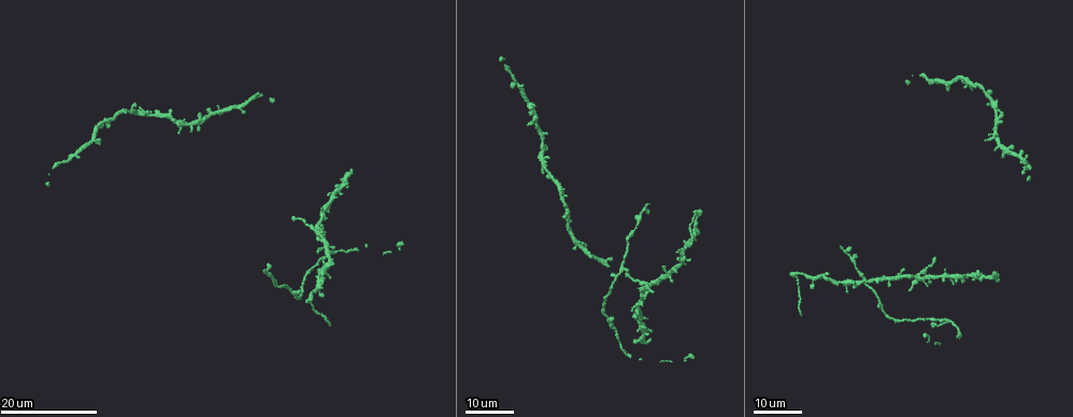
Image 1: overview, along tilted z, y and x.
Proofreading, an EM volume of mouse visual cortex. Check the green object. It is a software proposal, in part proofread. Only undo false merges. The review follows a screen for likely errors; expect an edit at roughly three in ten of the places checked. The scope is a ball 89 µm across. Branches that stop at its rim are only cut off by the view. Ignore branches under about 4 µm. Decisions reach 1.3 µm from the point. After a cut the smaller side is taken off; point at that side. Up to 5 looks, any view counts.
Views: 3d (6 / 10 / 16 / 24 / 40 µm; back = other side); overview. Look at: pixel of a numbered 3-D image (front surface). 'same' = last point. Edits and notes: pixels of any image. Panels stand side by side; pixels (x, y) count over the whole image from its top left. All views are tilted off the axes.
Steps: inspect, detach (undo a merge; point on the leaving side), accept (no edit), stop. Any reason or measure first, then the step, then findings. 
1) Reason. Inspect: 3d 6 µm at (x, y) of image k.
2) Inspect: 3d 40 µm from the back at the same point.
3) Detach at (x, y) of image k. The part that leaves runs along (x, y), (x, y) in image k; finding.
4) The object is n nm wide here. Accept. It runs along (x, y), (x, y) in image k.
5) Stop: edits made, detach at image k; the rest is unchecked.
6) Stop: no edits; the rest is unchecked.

Four arms meet. Inspect: 3d 16 µm at (916, 277) of image 1.

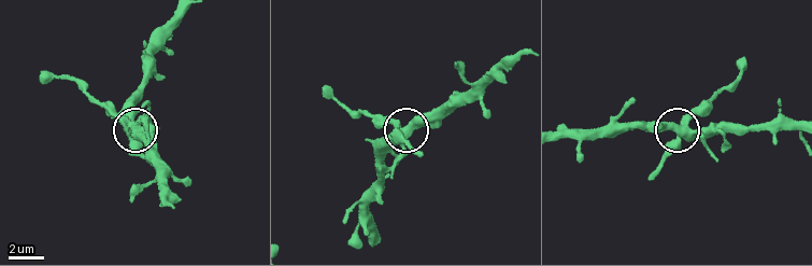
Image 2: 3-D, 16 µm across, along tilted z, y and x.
Inspect: 3d 10 µm at (127, 130) of image 2.

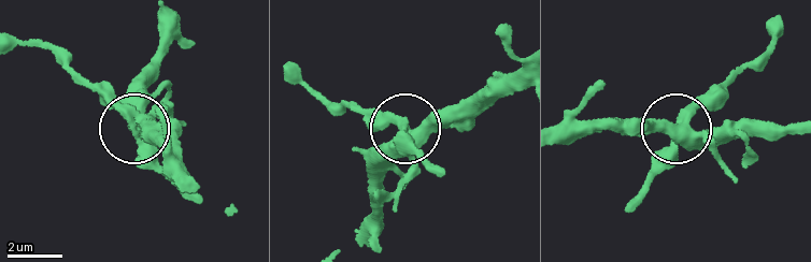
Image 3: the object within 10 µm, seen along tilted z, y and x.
Detach at (109, 91) of image 3. The part that leaves runs along (130, 124), (112, 101), (77, 84), (50, 48), (19, 45) in image 3; a second neuron is stuck on.

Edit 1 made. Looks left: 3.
Inspect: overview.

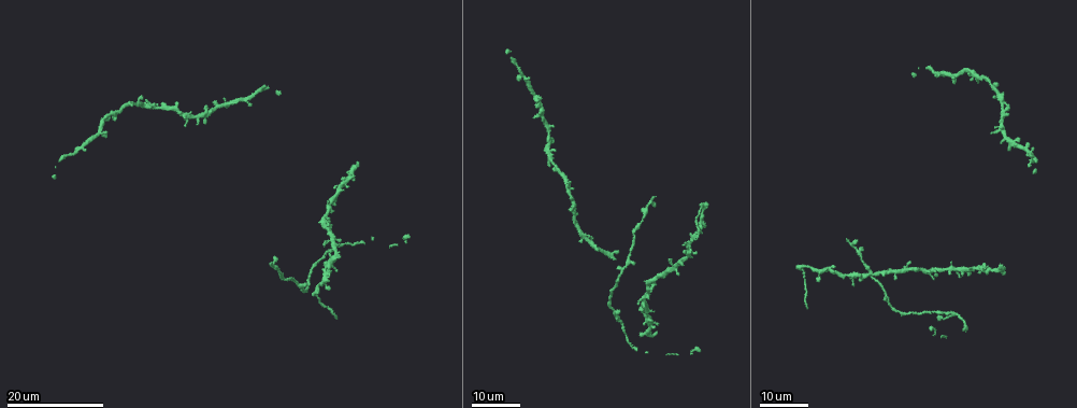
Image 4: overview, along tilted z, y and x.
Branch point. Inspect: 3d 24 µm at (643, 297) of image 4.

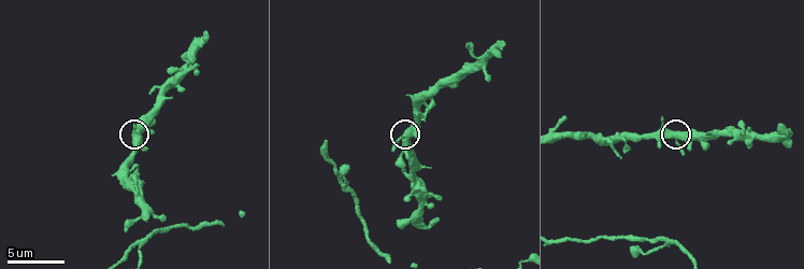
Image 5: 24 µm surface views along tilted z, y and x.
Zoom in. Inspect: 3d 6 µm at (402, 138) of image 5.

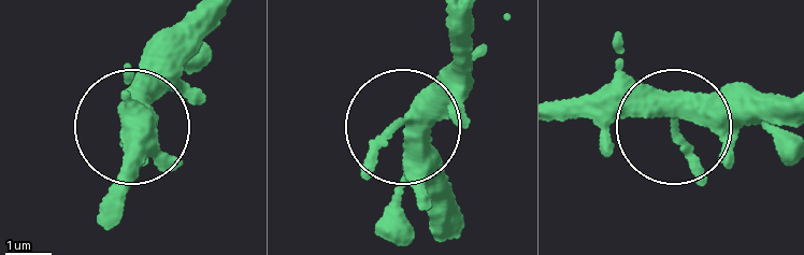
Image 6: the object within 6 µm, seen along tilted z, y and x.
Accept. All the same neuron.

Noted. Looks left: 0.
Stop: edits made, detach at image 3; the rest is unchecked.

